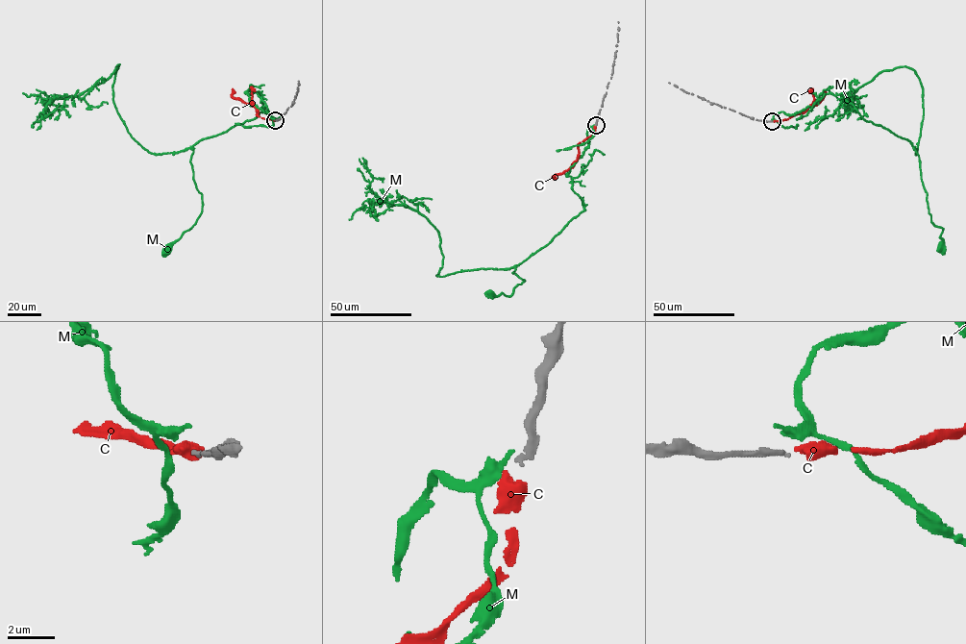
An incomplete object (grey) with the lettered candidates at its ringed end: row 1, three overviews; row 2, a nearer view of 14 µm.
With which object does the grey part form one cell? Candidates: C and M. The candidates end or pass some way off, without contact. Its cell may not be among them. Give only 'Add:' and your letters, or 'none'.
Add: C

